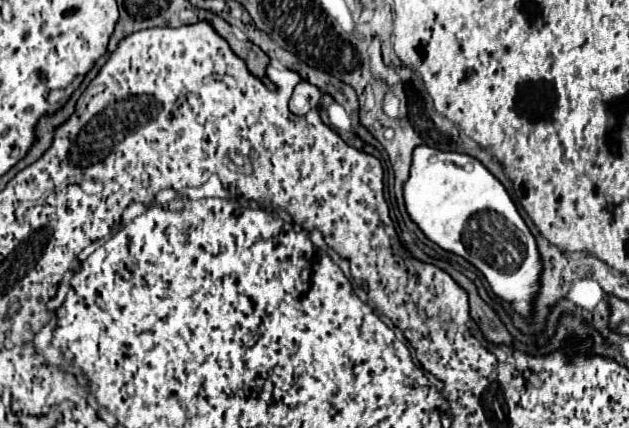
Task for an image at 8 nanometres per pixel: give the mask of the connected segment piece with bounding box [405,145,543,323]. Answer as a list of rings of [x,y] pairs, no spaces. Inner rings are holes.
[[[425,145],[417,147],[413,153],[411,177],[405,183],[405,207],[411,221],[417,223],[417,227],[425,233],[429,241],[437,243],[441,249],[449,253],[467,259],[473,267],[477,267],[485,275],[493,293],[501,301],[509,303],[511,309],[527,323],[533,321],[533,307],[541,289],[541,273],[543,273],[539,247],[525,221],[519,217],[519,211],[513,205],[511,197],[507,195],[505,187],[501,187],[499,179],[495,179],[493,173],[489,173],[489,169],[481,161],[463,153],[439,151]]]

